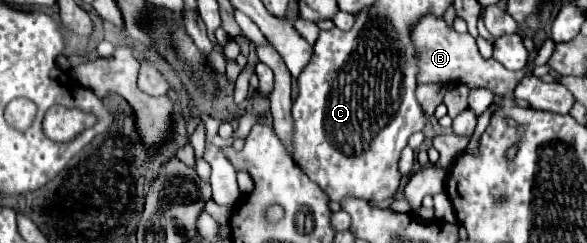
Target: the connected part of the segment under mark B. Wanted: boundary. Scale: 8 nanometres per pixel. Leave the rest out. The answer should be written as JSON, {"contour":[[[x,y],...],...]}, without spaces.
{"contour":[[[424,16],[414,28],[414,44],[418,46],[418,60],[420,60],[420,74],[418,82],[466,82],[470,88],[490,88],[496,96],[512,94],[516,84],[522,80],[520,72],[506,70],[494,58],[484,60],[478,52],[476,40],[470,34],[458,34],[450,28],[444,18]]]}

